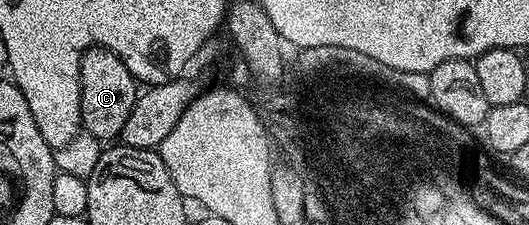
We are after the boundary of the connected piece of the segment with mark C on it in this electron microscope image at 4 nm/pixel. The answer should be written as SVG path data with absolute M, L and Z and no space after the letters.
M91 46L80 61L80 121L87 133L99 140L119 139L122 124L130 116L138 97L138 83L126 68L124 61L105 46Z

